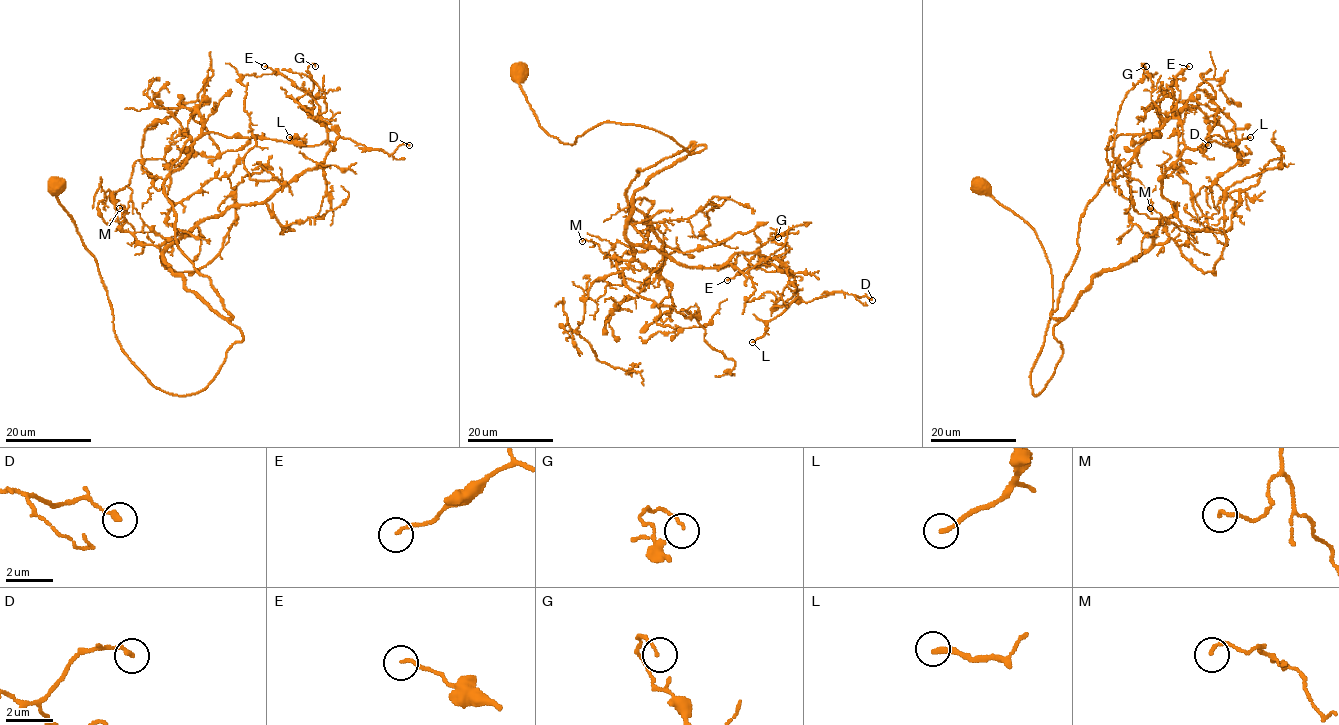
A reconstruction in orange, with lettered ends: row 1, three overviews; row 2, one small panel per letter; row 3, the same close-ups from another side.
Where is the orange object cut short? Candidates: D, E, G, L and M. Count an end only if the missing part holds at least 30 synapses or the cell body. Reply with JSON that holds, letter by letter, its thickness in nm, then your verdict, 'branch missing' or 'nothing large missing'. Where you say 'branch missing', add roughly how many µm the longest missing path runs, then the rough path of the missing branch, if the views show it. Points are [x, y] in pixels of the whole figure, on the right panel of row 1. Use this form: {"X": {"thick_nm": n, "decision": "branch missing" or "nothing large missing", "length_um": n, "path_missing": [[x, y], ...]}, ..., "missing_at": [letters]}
{"D": {"thick_nm": 200, "decision": "nothing large missing"}, "E": {"thick_nm": 140, "decision": "nothing large missing"}, "G": {"thick_nm": 110, "decision": "nothing large missing"}, "L": {"thick_nm": 200, "decision": "nothing large missing"}, "M": {"thick_nm": 120, "decision": "nothing large missing"}, "missing_at": []}

